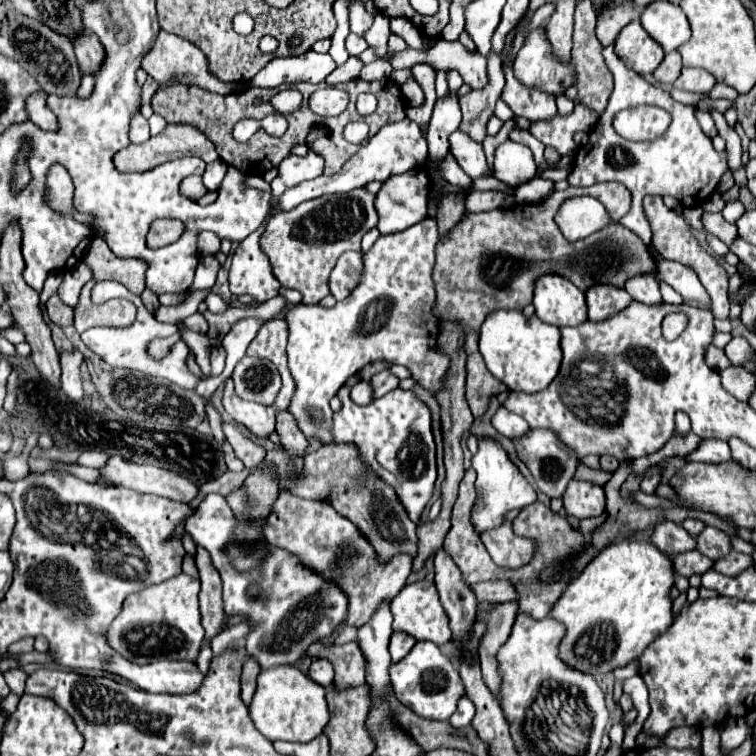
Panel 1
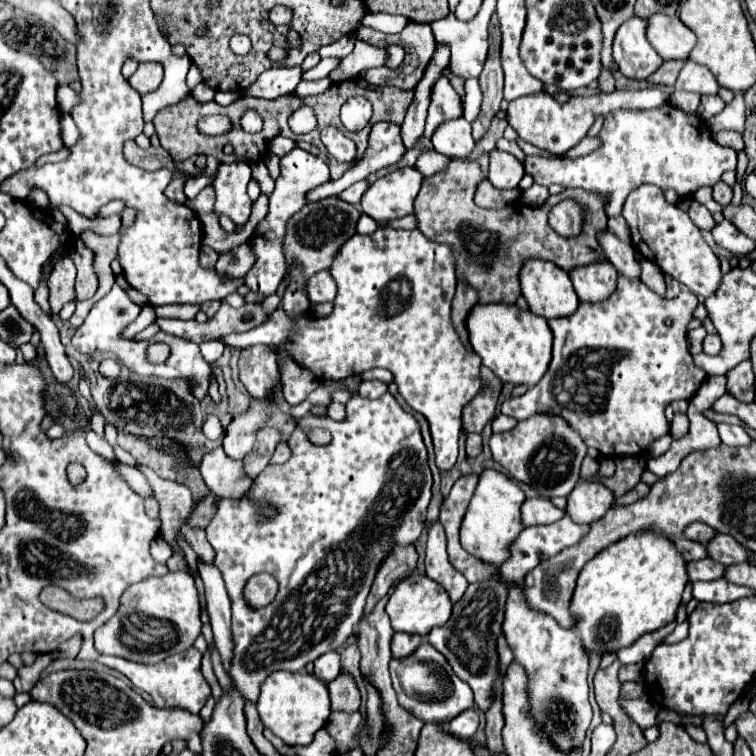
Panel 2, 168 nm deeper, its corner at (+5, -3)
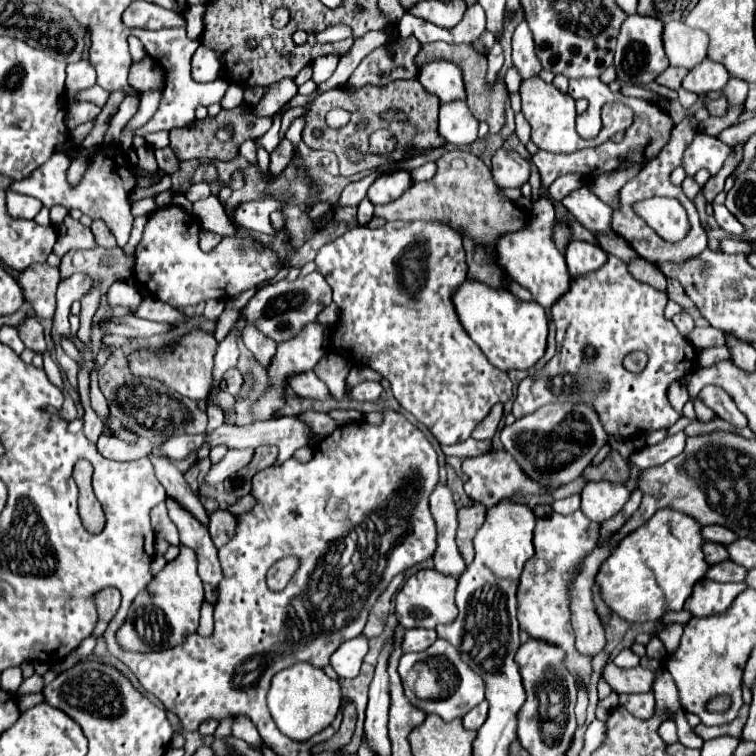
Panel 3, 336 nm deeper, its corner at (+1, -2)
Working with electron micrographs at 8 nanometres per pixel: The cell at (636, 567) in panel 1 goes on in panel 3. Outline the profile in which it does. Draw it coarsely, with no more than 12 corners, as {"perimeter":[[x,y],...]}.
{"perimeter":[[659,509],[597,573],[631,623],[681,611],[709,569],[701,525]]}

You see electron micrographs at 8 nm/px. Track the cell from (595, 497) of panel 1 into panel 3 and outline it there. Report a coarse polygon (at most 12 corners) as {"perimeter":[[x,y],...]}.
{"perimeter":[[587,483],[581,511],[595,523],[617,515],[631,491],[619,483]]}

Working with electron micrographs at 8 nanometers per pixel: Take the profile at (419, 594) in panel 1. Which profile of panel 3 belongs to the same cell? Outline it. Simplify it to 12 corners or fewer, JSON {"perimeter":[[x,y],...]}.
{"perimeter":[[435,569],[407,577],[397,593],[405,629],[457,617],[455,579]]}

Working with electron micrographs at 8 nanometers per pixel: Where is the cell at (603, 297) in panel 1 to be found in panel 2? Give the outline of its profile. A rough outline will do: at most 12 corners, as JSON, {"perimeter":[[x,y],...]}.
{"perimeter":[[611,262],[569,276],[579,302],[603,302],[617,288]]}

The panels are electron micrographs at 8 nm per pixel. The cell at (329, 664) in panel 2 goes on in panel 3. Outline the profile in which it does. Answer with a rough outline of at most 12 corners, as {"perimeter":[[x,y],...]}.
{"perimeter":[[365,635],[345,641],[331,657],[339,677],[357,677],[369,651]]}

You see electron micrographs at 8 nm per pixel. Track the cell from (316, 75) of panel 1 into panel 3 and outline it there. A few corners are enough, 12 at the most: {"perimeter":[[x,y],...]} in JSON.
{"perimeter":[[293,79],[269,85],[251,113],[273,117],[293,95]]}

